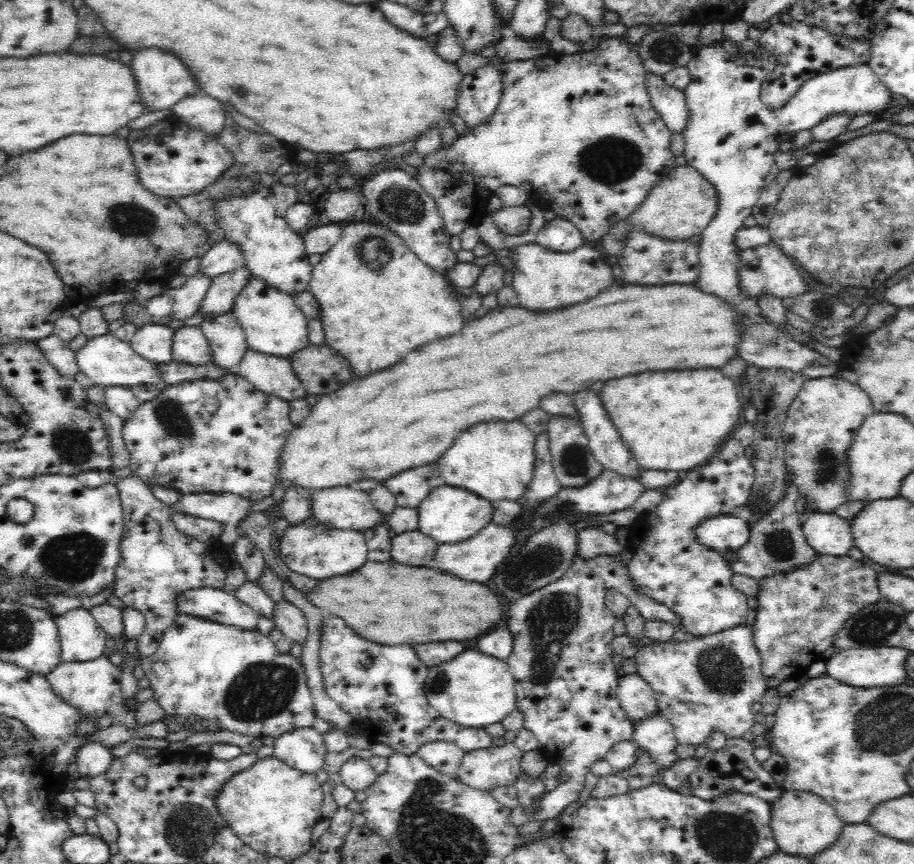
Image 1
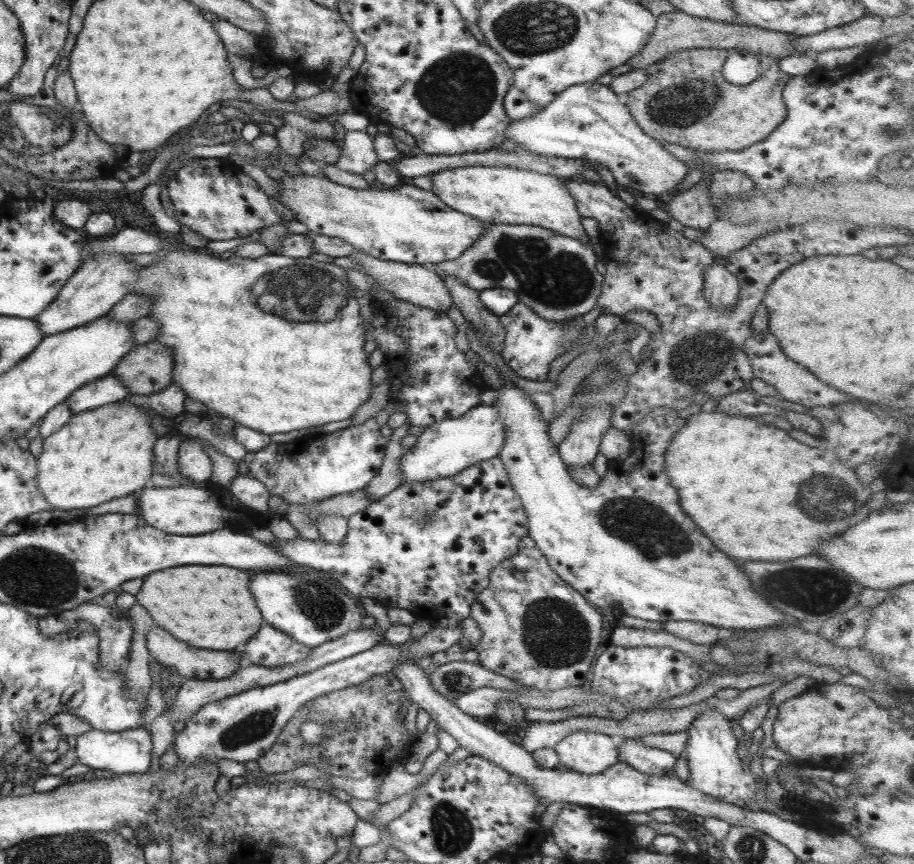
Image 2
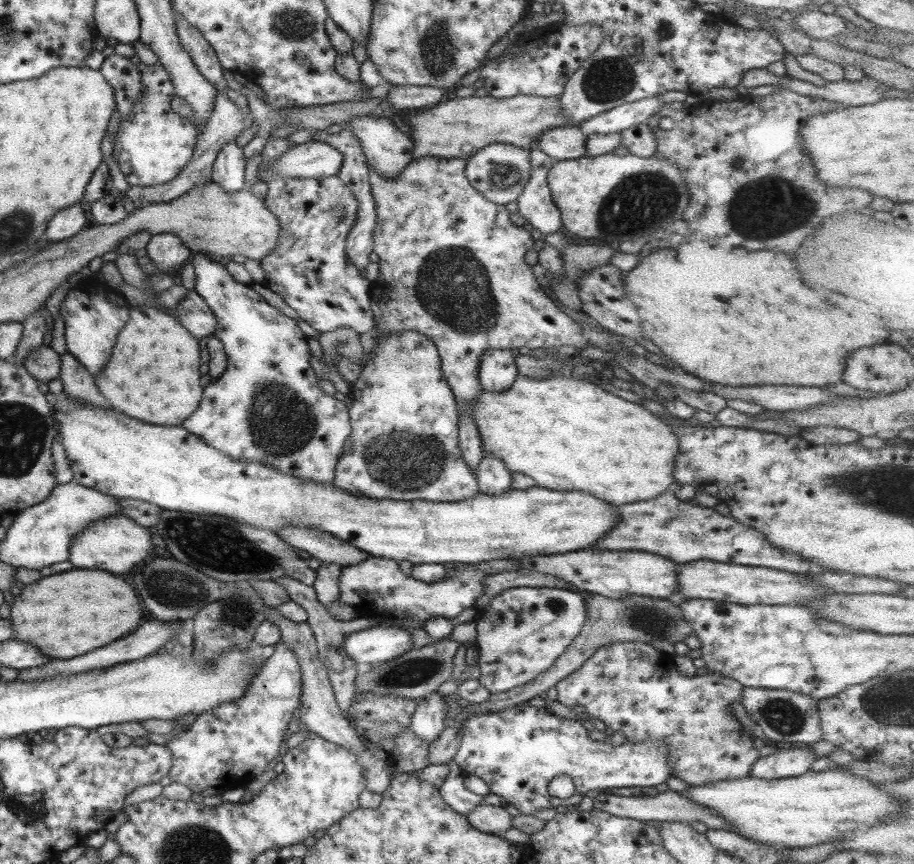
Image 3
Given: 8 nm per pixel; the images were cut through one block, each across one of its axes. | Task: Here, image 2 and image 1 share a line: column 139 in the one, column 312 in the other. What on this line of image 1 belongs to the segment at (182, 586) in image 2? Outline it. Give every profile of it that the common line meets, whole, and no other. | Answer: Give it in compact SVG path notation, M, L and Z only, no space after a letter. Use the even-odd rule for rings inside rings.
M366 562L362 568L340 574L332 578L318 580L318 584L305 592L304 598L320 608L322 612L340 618L354 634L374 644L422 644L434 640L470 640L484 634L488 628L498 624L500 608L496 596L482 584L470 584L446 574L440 574L432 568L414 568L404 564L386 562Z

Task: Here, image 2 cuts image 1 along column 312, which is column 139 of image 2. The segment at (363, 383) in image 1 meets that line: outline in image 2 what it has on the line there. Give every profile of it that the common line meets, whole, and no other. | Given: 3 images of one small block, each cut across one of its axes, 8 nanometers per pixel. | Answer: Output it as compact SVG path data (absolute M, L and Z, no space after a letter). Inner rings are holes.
M125 401L104 404L90 411L71 415L59 430L42 440L42 451L37 458L37 479L43 500L52 509L83 510L110 502L114 498L125 497L135 491L139 492L148 485L154 458L152 448L158 439L149 425L151 419L139 405Z

